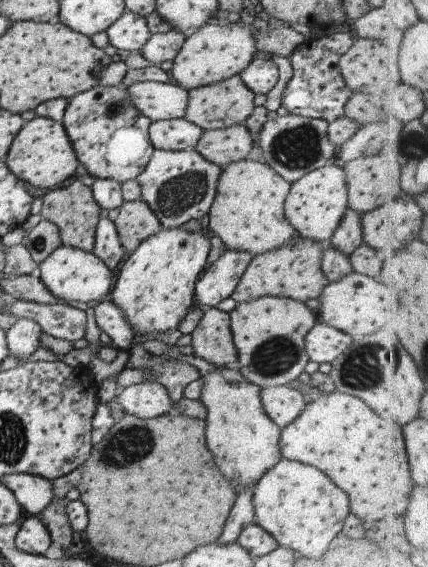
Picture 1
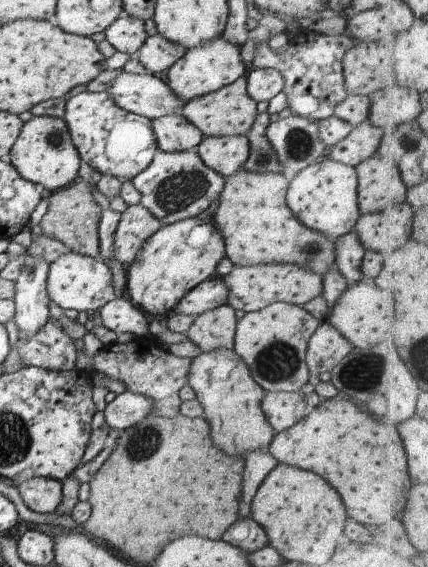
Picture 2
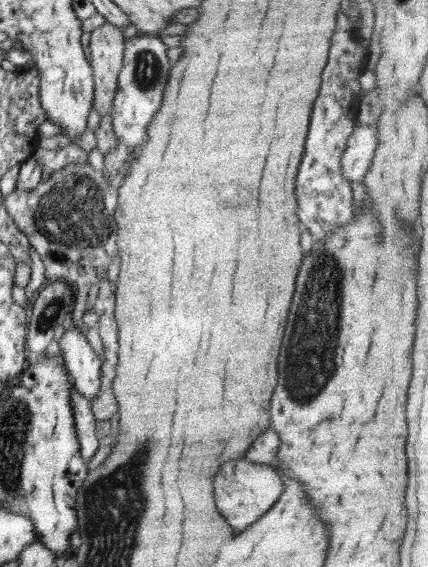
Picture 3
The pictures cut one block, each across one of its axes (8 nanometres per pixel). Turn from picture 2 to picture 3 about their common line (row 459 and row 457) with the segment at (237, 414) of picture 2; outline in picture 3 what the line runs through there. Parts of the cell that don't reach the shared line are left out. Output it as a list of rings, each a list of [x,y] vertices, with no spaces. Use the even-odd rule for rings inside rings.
[[[245,457],[224,462],[214,476],[214,498],[218,512],[224,516],[235,532],[246,530],[256,522],[282,496],[284,481],[271,463],[255,463]]]

